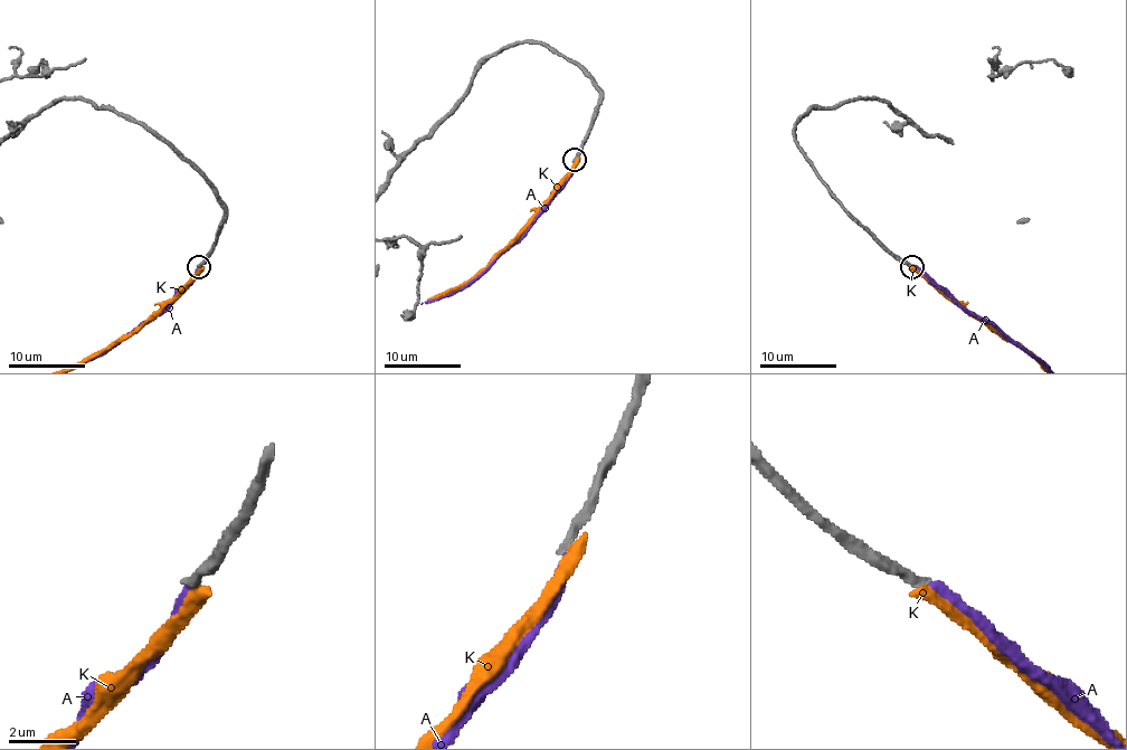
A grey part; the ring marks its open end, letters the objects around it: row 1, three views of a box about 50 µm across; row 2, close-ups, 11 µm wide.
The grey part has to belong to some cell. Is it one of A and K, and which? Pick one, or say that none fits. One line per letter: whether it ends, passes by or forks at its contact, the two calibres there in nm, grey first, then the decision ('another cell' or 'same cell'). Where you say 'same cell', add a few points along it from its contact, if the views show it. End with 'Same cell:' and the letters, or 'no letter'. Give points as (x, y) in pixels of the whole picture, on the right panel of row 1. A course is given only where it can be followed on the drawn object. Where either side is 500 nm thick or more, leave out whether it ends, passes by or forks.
A: it ends there; 280 nm thick on the grey side, 360 nm on the other; another cell
K: it ends there; 300 nm thick on the grey side, 400 nm on the other; another cell
Same cell: no letter

